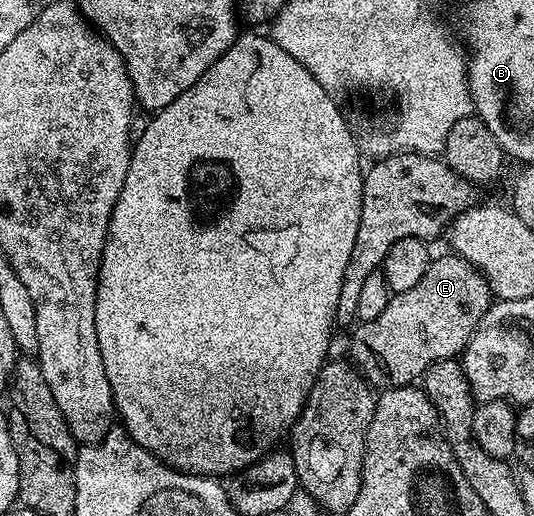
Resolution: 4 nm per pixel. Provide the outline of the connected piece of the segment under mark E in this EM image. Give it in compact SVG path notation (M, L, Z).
M452 253L436 256L412 289L390 294L387 309L375 321L358 322L352 328L348 358L374 389L416 384L435 361L460 356L490 302L489 282L471 261Z

